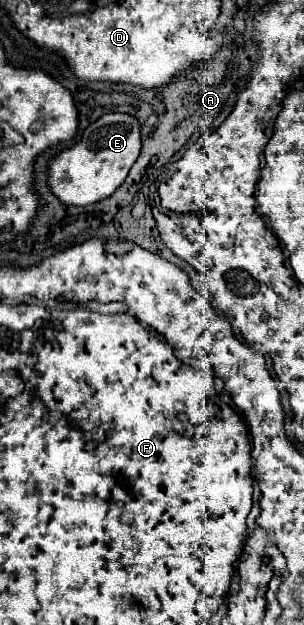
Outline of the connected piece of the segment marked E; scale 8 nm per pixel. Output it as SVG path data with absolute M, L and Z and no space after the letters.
M108 112L92 122L80 142L62 150L50 162L50 188L64 202L72 206L88 206L108 198L128 176L128 170L136 162L142 150L142 130L138 118L122 112Z

